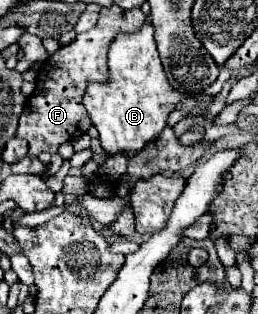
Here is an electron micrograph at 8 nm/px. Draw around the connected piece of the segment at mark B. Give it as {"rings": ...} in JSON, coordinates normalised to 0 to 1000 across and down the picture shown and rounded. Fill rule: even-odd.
{"rings":[[[566,70],[543,102],[457,108],[419,166],[426,261],[349,268],[326,299],[326,338],[357,395],[388,420],[388,452],[411,490],[488,490],[512,503],[574,459],[597,459],[636,414],[659,357],[682,331],[744,312],[674,287],[636,236],[597,134],[597,89]]]}

